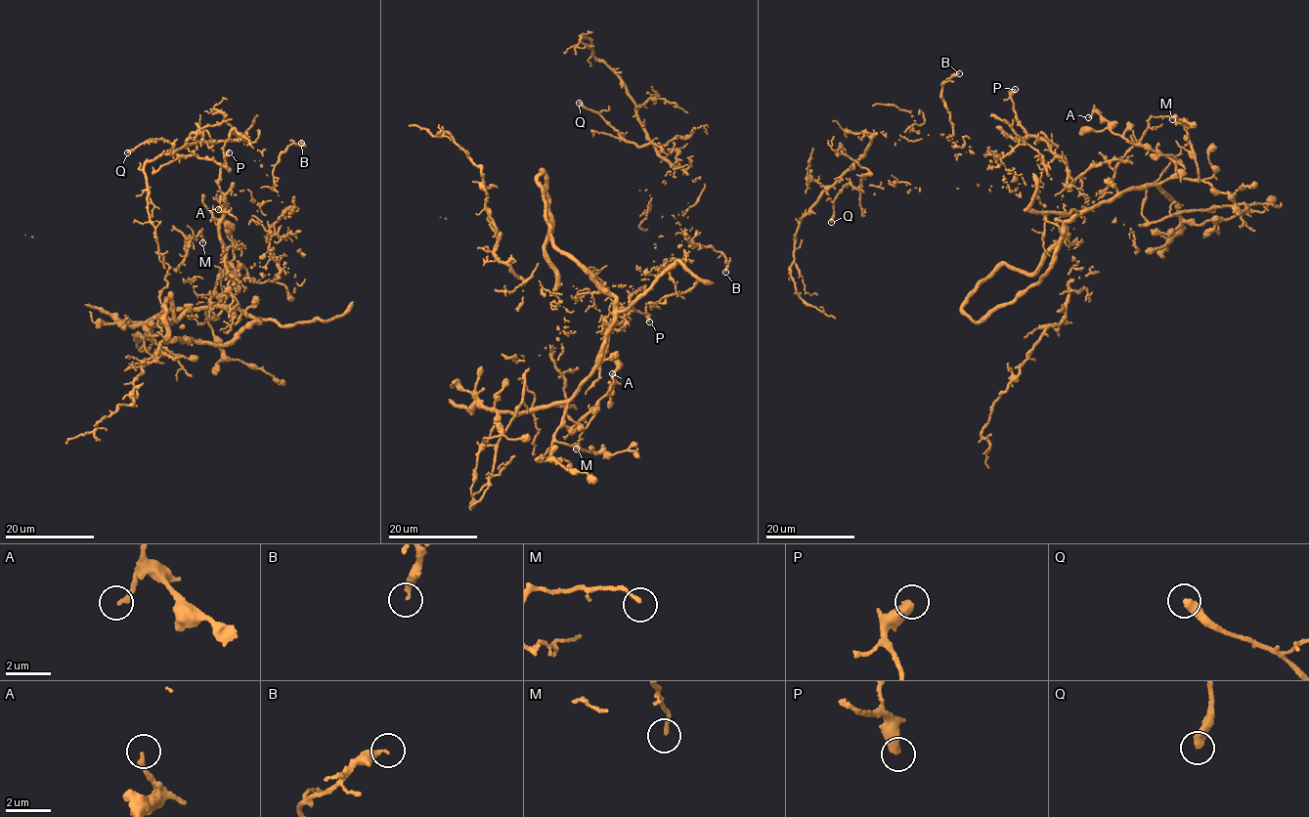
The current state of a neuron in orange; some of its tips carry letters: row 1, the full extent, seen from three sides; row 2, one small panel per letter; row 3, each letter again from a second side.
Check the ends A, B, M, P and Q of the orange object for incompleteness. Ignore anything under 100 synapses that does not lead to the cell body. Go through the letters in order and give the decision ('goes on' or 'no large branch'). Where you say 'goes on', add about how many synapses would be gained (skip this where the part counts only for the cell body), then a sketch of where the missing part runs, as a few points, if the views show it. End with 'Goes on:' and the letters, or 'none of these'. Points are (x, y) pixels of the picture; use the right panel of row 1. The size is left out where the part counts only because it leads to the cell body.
A: no large branch
B: no large branch
M: no large branch
P: no large branch
Q: no large branch
Goes on: none of these

